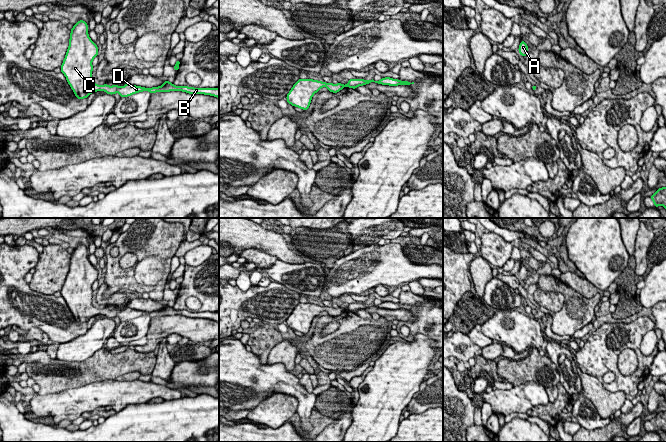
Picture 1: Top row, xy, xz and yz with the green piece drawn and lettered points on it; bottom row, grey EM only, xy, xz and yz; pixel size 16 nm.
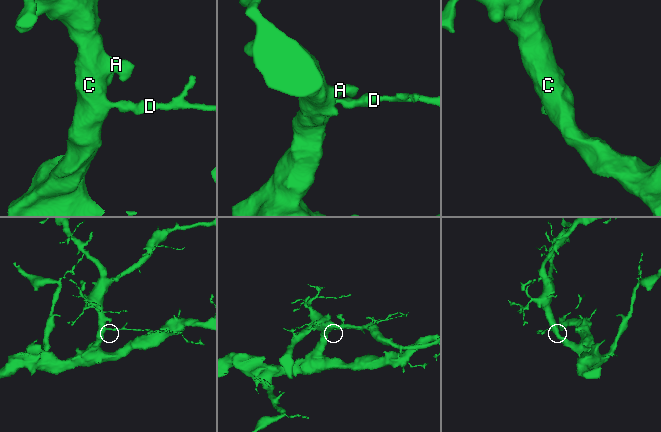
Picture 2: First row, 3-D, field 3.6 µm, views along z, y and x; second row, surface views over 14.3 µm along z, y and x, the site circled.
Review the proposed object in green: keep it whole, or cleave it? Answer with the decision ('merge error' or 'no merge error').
no merge error

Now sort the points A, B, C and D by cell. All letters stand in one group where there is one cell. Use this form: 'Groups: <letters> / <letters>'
Groups: A B C D

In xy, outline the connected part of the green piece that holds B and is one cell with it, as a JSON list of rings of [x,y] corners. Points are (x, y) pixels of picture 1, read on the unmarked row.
[[[78,245],[71,253],[69,271],[61,289],[61,296],[65,299],[67,306],[72,312],[75,320],[81,324],[97,315],[105,315],[107,318],[119,317],[120,321],[149,315],[155,316],[183,315],[190,318],[205,318],[219,322],[219,312],[193,312],[187,310],[175,310],[168,304],[159,311],[145,312],[126,307],[119,311],[117,308],[109,310],[107,308],[97,309],[92,305],[92,285],[98,279],[98,271],[88,259],[88,249],[85,245]]]

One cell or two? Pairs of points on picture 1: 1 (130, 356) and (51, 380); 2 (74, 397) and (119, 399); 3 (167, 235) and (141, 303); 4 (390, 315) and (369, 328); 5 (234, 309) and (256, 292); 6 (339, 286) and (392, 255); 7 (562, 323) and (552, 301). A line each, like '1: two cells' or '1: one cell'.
1: one cell
2: one cell
3: two cells
4: two cells
5: one cell
6: one cell
7: two cells

